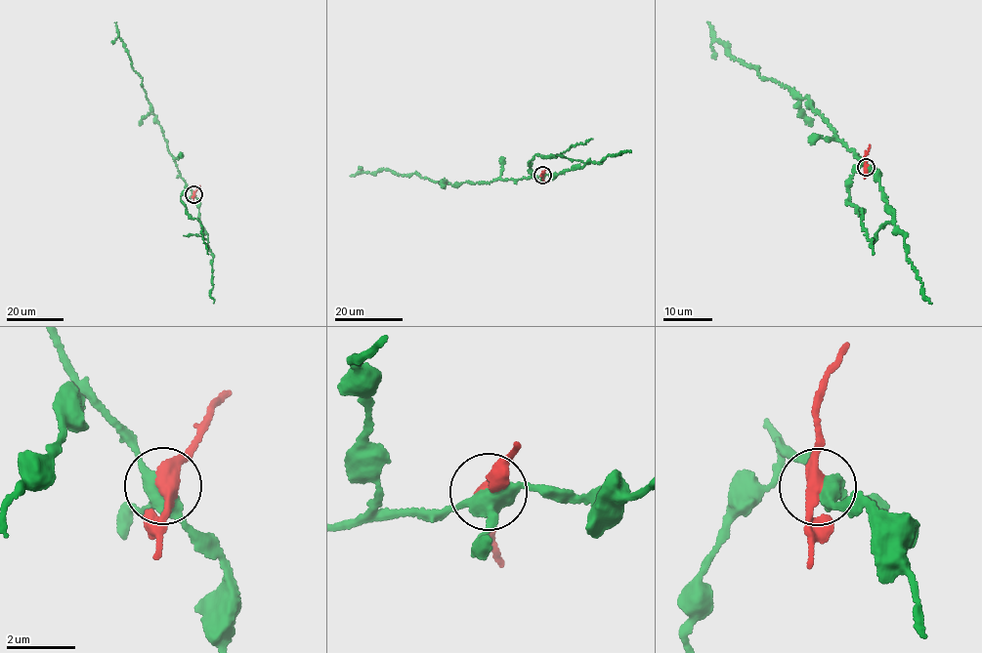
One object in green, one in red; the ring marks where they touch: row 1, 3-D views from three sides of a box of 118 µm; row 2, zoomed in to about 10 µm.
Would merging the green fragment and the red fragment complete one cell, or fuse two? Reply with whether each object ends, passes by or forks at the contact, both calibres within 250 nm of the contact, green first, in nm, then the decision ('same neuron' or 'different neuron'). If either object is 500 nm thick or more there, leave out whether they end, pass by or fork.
green forks; red passes by; calibres 400 and 360 nm; different neuron

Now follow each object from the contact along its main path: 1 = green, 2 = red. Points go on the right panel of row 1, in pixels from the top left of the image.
1: (866, 167), (837, 139), (809, 99), (730, 56), (727, 46), (714, 38), (707, 21)
2: (866, 167), (866, 152), (870, 146)

